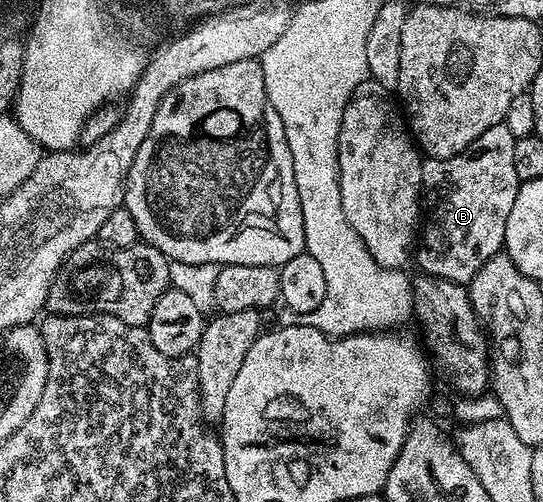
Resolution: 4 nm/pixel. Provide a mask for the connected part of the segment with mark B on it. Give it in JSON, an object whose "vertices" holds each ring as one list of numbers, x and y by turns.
{"vertices":[[501,122,492,125,492,129,484,129,468,149,452,157,423,158,426,227,424,223,420,231,416,263,418,259,425,274,466,285,484,261,503,250,504,225,508,225,508,213,512,213,519,185,516,164,512,161,514,140,513,133]]}

